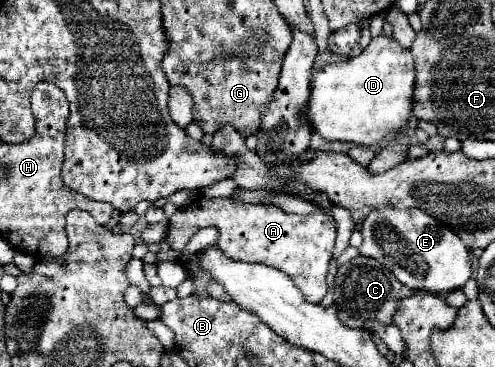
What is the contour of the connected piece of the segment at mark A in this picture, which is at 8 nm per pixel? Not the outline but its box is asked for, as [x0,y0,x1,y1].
[167,197,336,303]

